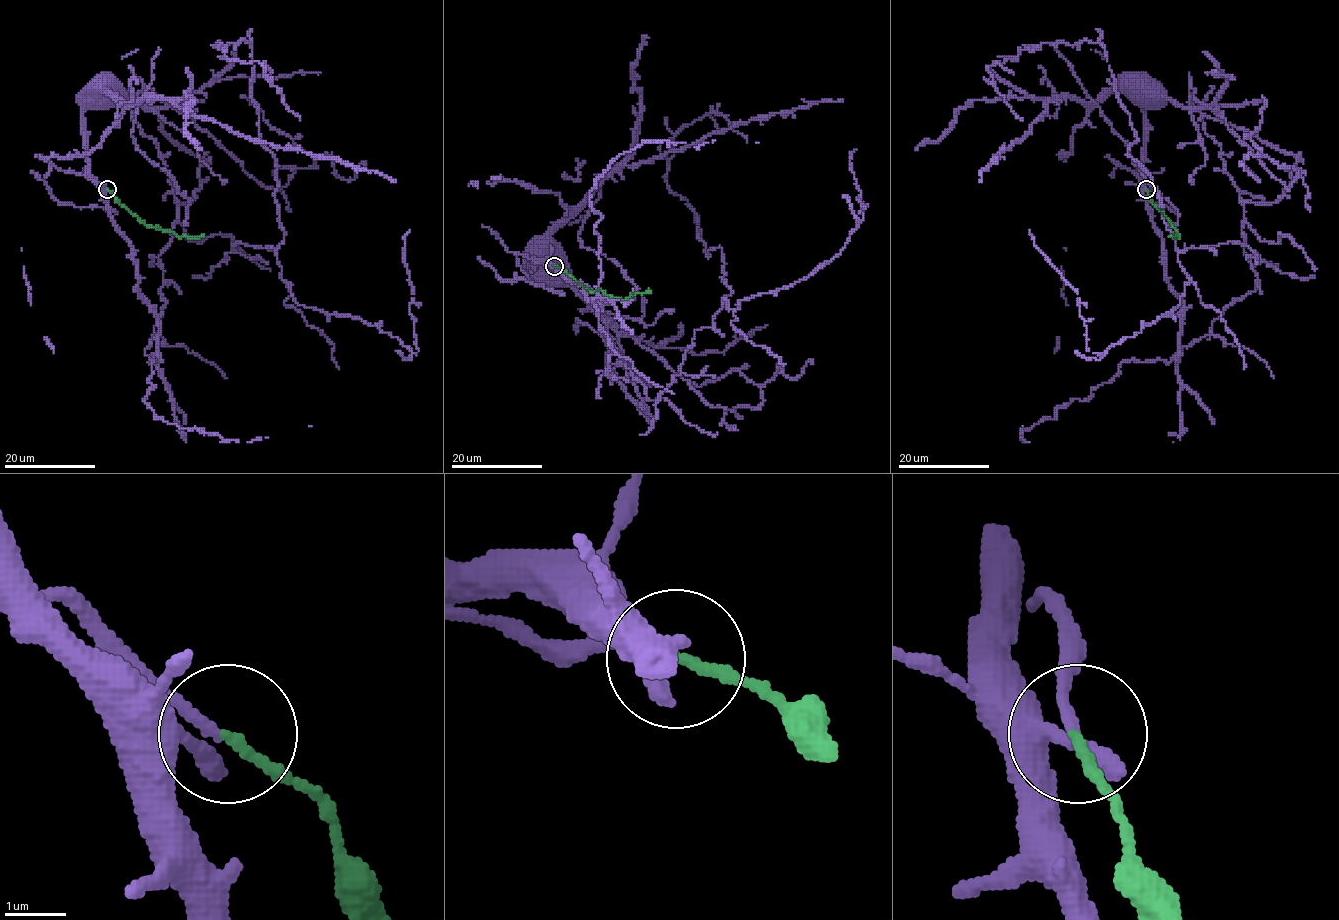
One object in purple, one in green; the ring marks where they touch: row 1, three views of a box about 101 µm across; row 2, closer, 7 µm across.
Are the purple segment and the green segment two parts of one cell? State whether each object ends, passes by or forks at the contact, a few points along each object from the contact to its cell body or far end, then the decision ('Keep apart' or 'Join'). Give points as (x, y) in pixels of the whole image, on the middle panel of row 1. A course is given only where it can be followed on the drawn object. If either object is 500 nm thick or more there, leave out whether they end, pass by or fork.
At the ring purple passes by. At the ring green ends. Course of purple: (553, 266), (540, 261), (530, 265), (545, 266). Course of green: (554, 266), (591, 291), (601, 290), (608, 296), (625, 299), (651, 290). Join

